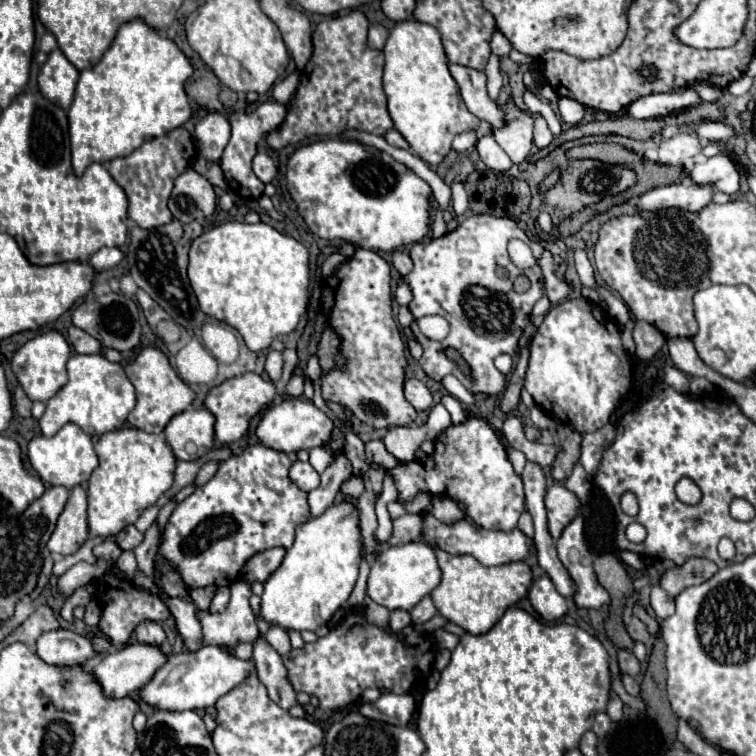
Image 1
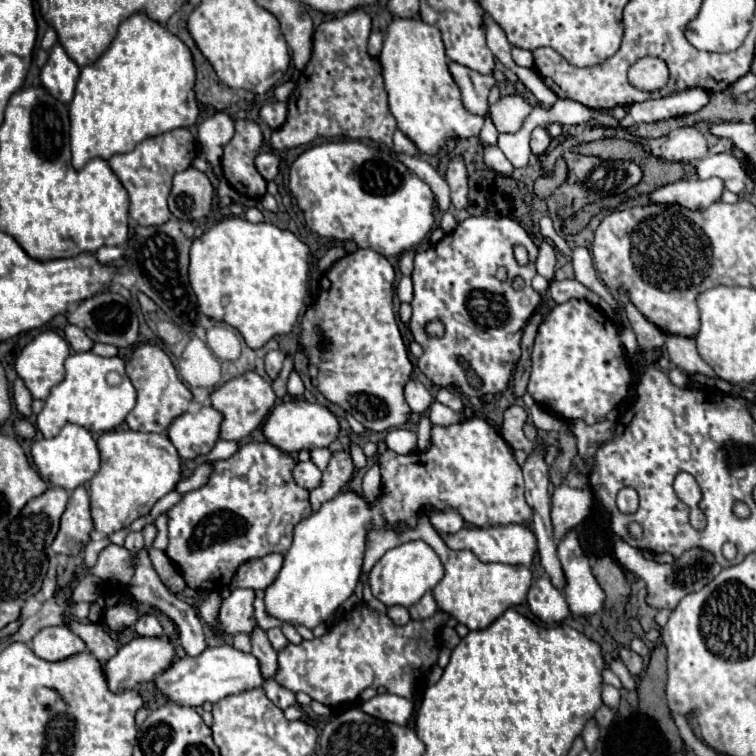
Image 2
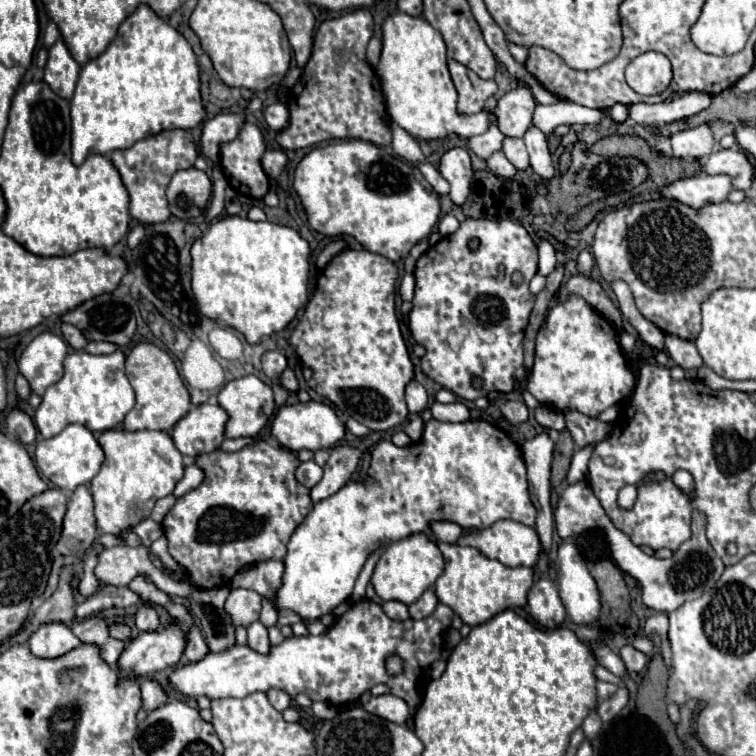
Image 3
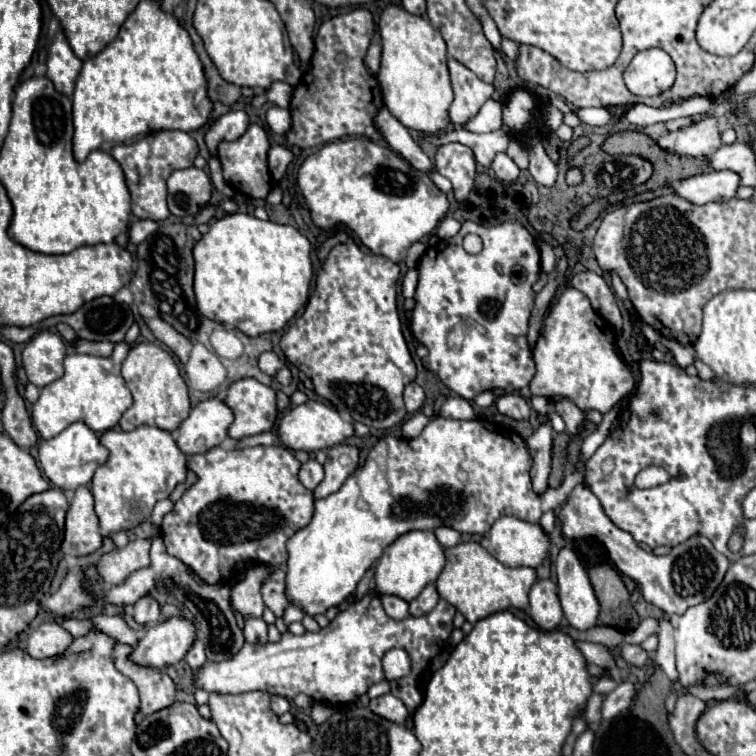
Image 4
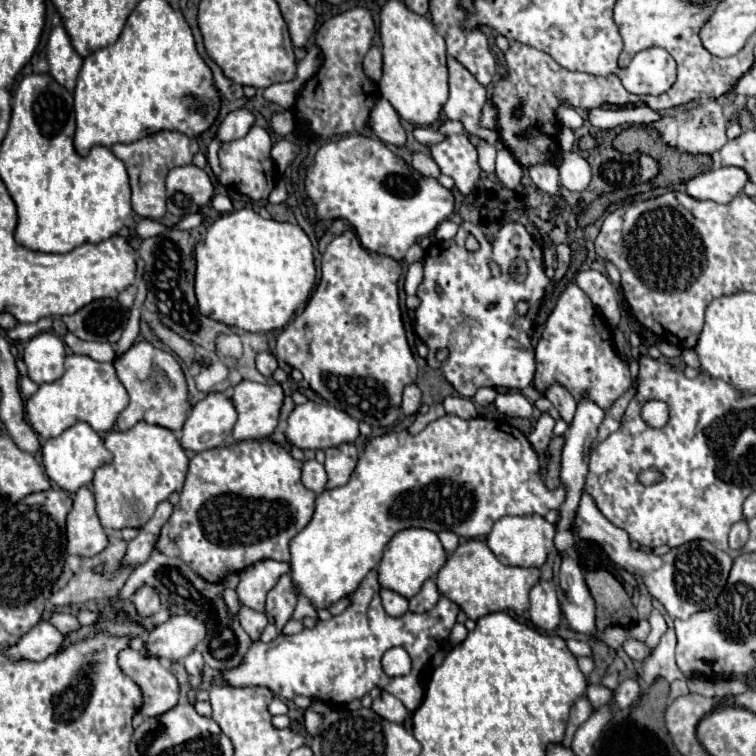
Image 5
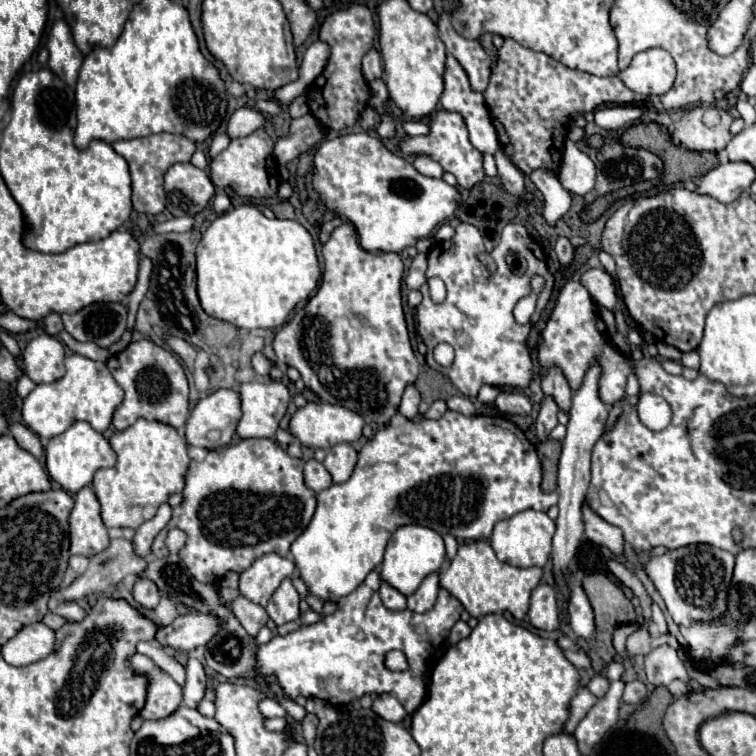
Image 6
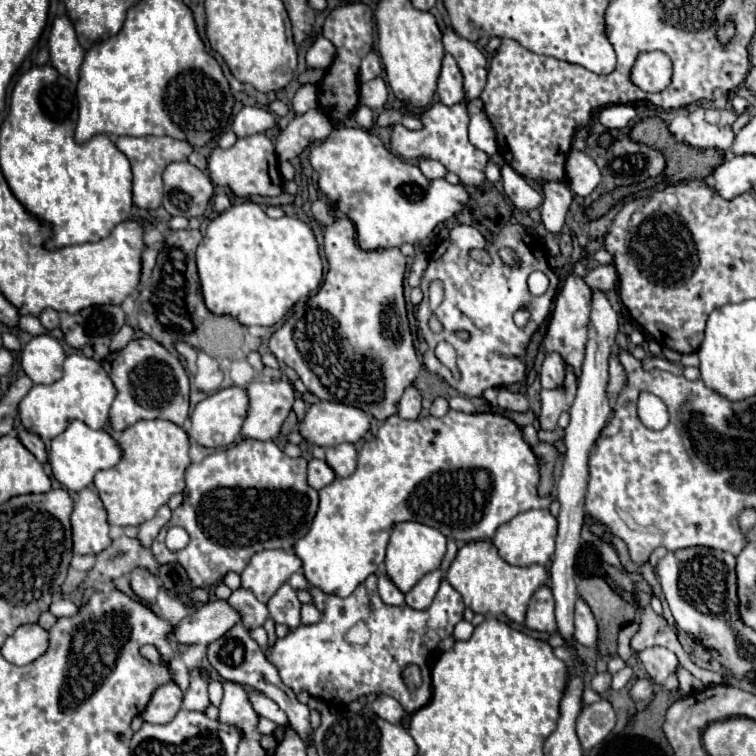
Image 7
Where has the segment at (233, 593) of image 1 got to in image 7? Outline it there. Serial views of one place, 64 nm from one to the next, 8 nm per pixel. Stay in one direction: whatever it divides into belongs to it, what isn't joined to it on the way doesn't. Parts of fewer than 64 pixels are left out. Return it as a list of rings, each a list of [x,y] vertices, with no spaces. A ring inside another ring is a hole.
[[[264,550],[252,556],[248,568],[240,574],[242,588],[250,590],[260,602],[268,602],[280,584],[302,568],[300,558],[286,550]]]

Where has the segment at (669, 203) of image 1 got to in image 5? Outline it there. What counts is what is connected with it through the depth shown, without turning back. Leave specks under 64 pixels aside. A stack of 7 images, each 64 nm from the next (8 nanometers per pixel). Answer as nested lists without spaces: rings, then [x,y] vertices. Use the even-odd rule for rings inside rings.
[[[714,168],[696,178],[684,182],[684,192],[696,200],[714,200],[720,204],[728,204],[736,194],[742,192],[748,182],[748,174],[740,168]]]

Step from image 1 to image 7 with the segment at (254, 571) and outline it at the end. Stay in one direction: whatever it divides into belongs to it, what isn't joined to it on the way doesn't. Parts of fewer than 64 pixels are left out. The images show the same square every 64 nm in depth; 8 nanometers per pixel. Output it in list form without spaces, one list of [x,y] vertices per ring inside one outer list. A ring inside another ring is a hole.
[[[286,582],[270,598],[268,612],[276,624],[286,624],[290,630],[296,630],[300,626],[300,606],[302,604],[300,604],[296,592]]]

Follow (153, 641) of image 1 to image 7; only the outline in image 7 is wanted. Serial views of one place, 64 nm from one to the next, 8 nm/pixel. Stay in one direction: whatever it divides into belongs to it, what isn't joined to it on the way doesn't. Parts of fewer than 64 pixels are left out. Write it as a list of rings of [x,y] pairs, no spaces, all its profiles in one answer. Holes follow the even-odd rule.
[[[132,572],[132,590],[134,594],[142,600],[142,602],[156,602],[156,596],[158,596],[158,580],[156,576],[152,576],[152,572]]]

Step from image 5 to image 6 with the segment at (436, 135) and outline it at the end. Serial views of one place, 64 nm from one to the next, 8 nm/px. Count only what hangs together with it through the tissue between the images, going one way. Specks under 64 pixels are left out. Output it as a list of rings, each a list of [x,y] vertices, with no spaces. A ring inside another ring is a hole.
[[[408,120],[404,124],[404,130],[410,134],[410,136],[426,136],[430,132],[428,124],[424,124],[422,120]]]

